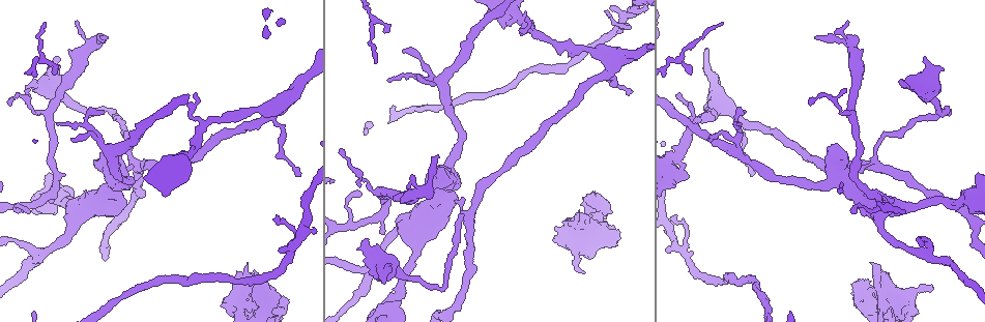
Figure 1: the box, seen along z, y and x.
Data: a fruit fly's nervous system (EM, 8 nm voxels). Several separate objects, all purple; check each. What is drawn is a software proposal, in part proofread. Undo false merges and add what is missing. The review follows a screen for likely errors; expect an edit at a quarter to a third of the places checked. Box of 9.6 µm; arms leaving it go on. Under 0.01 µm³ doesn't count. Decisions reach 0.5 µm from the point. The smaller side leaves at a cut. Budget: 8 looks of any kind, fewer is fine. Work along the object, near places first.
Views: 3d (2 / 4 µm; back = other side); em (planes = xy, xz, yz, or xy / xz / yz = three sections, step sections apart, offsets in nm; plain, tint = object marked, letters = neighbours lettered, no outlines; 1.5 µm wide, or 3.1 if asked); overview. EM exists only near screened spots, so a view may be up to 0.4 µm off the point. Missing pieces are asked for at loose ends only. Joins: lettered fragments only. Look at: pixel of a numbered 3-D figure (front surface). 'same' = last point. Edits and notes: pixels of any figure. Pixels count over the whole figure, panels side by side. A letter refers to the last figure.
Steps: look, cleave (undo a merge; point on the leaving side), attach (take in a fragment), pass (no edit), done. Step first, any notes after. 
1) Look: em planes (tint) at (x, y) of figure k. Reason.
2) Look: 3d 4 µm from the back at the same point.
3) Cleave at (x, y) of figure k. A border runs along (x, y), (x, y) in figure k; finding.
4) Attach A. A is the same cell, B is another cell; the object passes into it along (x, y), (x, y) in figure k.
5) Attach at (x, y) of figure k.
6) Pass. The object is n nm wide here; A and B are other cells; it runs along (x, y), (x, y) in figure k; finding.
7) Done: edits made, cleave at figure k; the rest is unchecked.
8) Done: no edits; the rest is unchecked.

Look: 3d 2 µm at (691, 74) of figure 1. Tapers out.

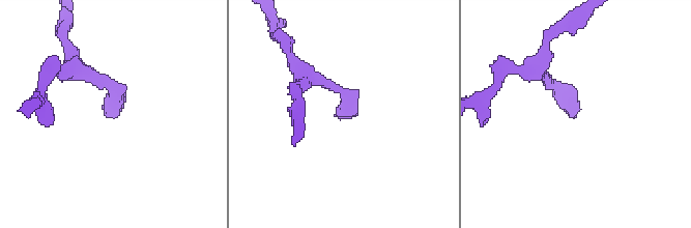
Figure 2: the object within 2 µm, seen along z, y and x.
Look: em xy step 8 (tint) at (574, 116) of figure 2. Now the EM.

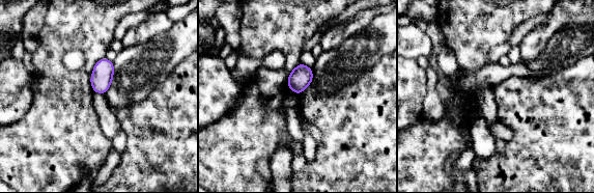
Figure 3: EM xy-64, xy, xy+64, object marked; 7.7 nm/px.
Look: em planes (letters) at the same point. Another direction.

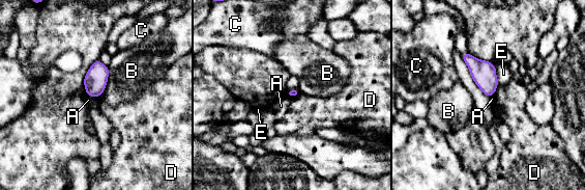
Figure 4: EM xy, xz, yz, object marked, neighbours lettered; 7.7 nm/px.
Pass. The longest contact is with B, 220 nm; A, B, C, D and E are other cells; none of them fits.

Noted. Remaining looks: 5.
Look: em planes (letters) at (289, 253) of figure 1. Arms part here.

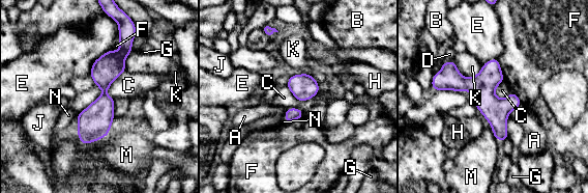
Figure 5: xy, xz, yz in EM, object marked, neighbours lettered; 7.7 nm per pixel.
Pass. The object is 200 nm wide here; A, B, C, D, E, F, G, H, J, K, M and N are other cells; it runs along (123, 42), (84, 141) in figure 5; one neuron here.

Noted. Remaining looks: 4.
Look: 3d 4 µm at (925, 56) of figure 1. Thick end.

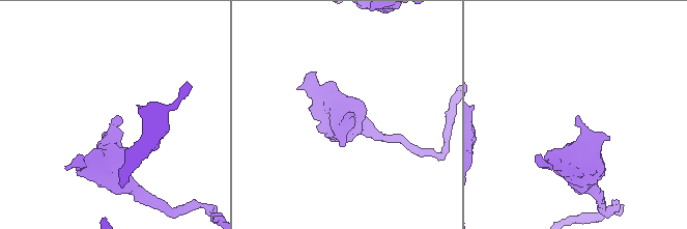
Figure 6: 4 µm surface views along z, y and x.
Look: em xy step 8 (letters) at (350, 116) of figure 6.

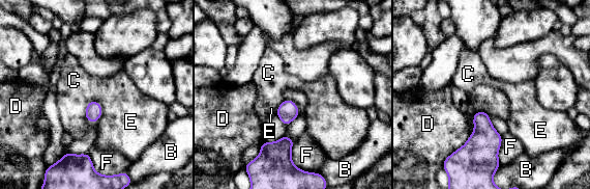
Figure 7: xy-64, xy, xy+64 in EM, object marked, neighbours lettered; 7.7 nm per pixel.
Look: em planes (letters) at the same point.

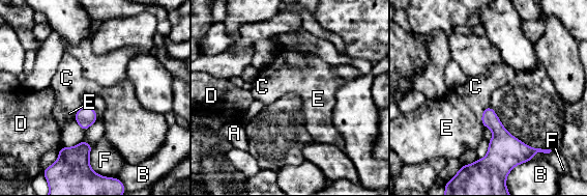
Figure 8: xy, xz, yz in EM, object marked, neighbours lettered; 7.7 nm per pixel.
Pass. A, B, C, D, E and F are other cells; a border runs along (481, 113), (481, 123), (485, 127) in figure 8; no lettered fragment goes on from it.

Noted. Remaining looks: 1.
Done: no edits; the rest is unchecked.

